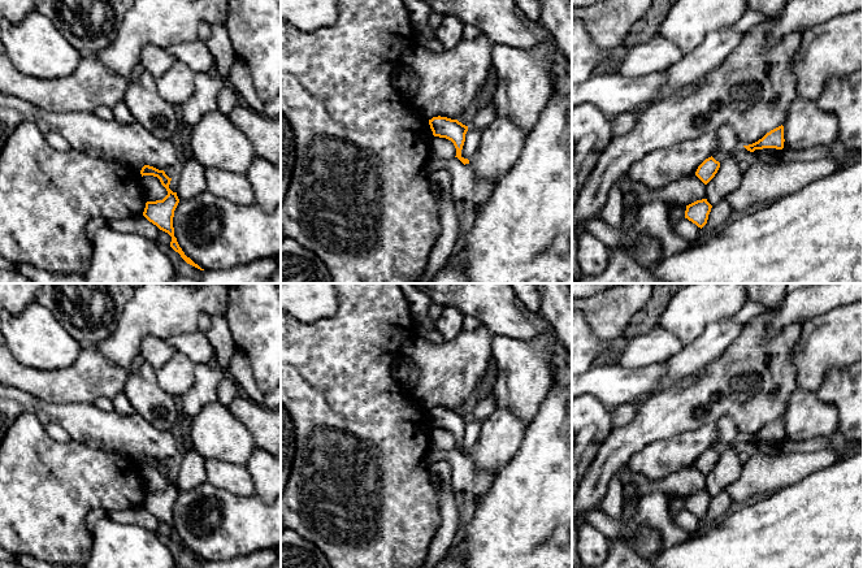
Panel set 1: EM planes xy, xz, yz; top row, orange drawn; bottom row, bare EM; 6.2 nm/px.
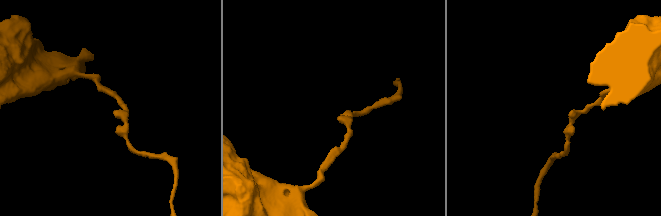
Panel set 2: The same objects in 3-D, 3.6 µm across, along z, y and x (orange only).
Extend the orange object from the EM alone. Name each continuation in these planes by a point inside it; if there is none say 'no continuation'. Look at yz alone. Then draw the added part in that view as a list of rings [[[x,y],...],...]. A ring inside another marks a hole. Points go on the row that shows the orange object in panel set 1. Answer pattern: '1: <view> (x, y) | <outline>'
no continuation

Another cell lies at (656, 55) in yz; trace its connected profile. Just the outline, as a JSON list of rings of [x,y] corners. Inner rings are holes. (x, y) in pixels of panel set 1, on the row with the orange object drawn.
[[[656,35],[646,43],[619,51],[613,62],[599,71],[625,77],[664,73],[671,65],[680,61],[685,53],[662,35]]]

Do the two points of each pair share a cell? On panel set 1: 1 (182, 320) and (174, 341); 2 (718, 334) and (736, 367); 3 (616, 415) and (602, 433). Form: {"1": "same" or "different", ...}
{"1": "different", "2": "different", "3": "different"}

